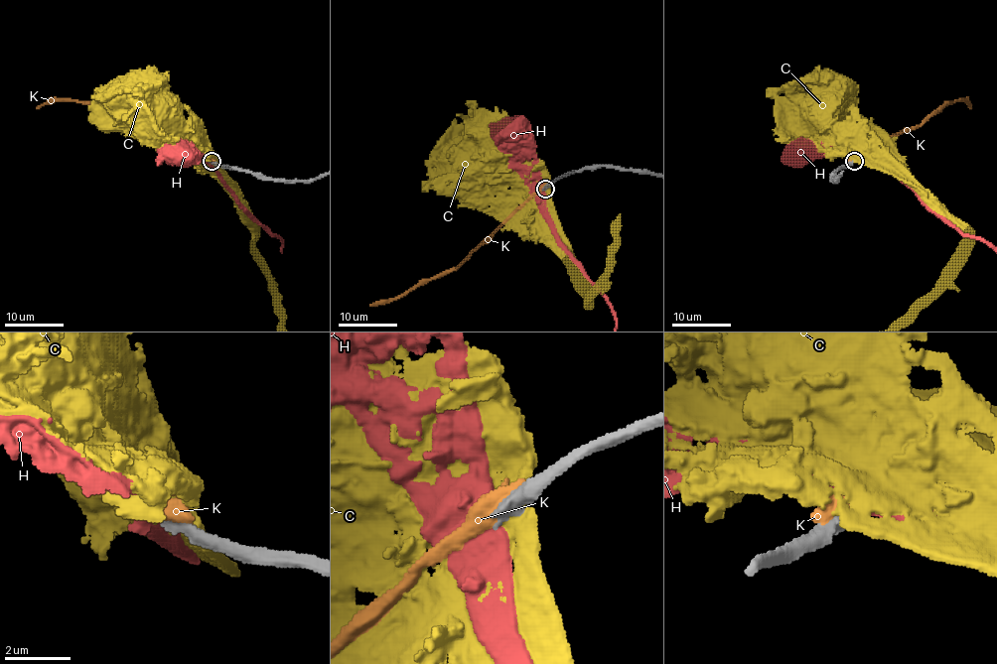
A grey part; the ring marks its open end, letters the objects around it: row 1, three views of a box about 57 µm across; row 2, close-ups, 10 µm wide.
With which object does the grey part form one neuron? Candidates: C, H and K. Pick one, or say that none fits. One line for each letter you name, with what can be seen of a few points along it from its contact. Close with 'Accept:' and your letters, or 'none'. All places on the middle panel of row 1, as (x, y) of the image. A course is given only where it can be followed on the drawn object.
Accept: none

